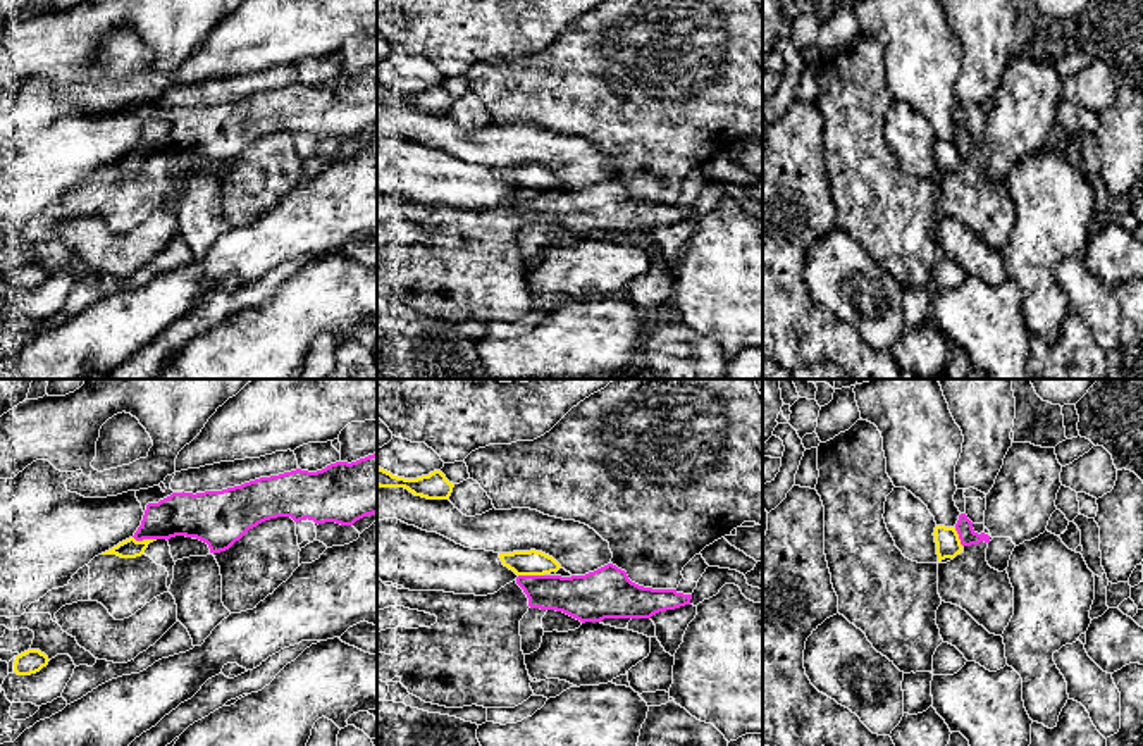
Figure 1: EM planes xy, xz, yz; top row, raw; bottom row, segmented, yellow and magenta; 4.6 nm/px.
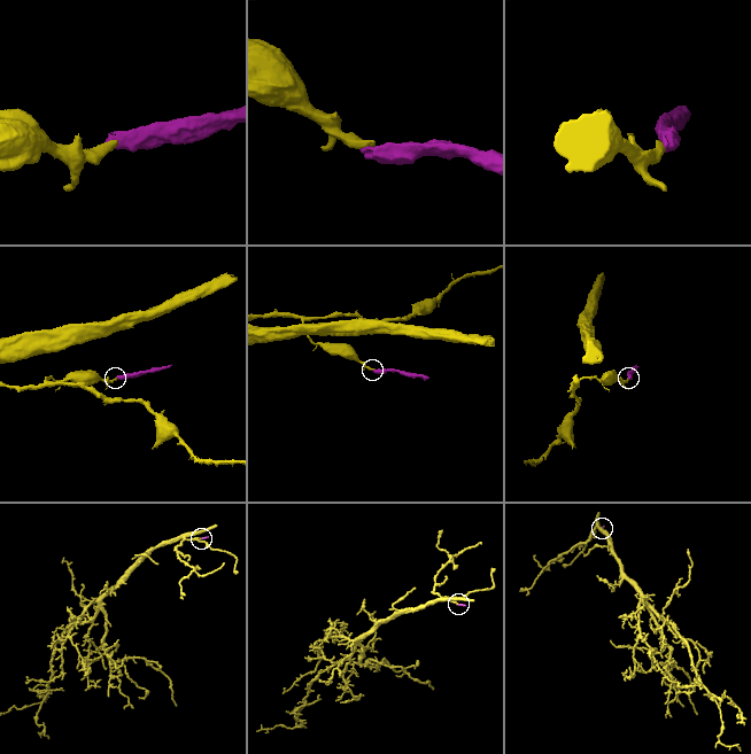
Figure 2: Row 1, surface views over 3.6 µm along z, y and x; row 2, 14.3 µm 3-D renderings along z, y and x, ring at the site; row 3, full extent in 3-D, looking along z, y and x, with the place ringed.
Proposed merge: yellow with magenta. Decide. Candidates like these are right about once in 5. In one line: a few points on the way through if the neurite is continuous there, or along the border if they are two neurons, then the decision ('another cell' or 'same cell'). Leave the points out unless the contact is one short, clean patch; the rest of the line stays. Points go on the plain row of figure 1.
along xz (518, 188), (543, 190) | another cell

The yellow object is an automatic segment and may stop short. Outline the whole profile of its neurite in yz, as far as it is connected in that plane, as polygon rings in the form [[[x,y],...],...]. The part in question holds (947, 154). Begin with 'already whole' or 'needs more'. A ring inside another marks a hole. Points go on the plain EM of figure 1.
already whole | [[[936,140],[933,150],[936,157],[938,176],[945,172],[955,172],[964,162],[955,141]]]

